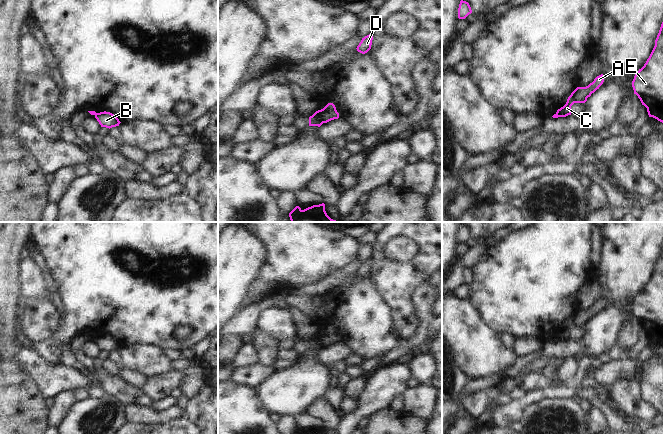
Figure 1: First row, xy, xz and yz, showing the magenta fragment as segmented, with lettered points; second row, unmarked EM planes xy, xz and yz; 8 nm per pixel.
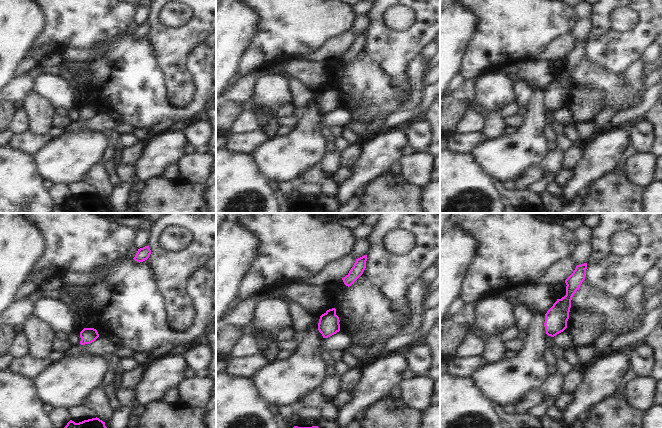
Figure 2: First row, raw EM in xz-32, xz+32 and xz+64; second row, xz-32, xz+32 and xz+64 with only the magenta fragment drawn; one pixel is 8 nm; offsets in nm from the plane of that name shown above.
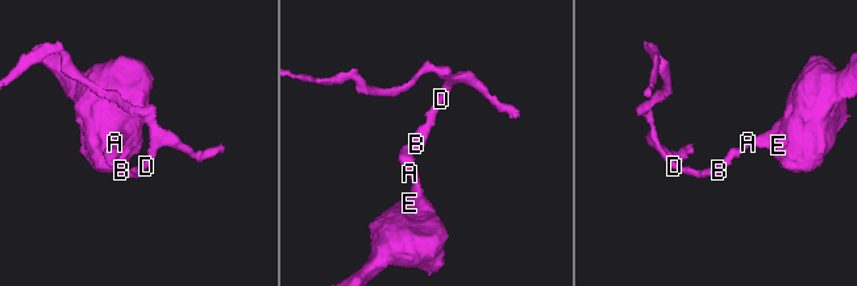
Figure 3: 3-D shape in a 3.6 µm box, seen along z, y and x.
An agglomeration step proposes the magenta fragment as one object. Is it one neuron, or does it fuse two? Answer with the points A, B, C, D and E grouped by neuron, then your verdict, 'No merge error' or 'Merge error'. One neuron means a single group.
Groups: A C E / B D. Merge error.

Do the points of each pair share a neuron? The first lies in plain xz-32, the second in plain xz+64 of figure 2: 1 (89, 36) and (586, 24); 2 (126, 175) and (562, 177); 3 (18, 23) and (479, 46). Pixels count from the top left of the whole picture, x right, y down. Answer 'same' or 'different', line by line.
1: different
2: same
3: different

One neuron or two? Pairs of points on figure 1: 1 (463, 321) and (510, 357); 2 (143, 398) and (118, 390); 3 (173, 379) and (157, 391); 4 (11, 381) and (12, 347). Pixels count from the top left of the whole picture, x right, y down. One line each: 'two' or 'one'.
1: one
2: one
3: one
4: one

